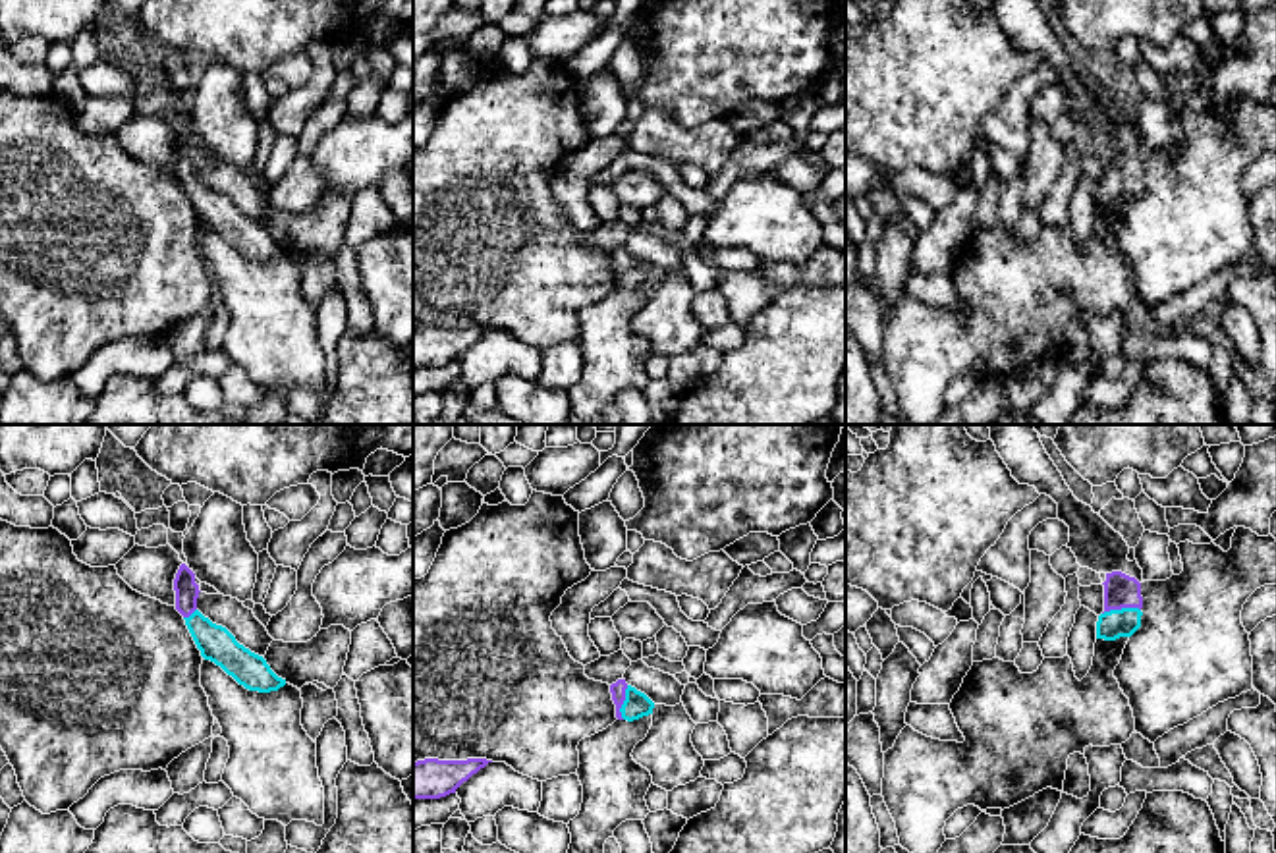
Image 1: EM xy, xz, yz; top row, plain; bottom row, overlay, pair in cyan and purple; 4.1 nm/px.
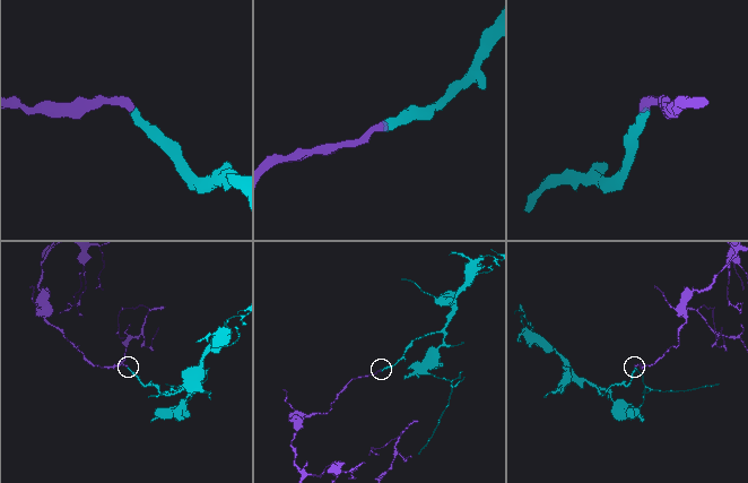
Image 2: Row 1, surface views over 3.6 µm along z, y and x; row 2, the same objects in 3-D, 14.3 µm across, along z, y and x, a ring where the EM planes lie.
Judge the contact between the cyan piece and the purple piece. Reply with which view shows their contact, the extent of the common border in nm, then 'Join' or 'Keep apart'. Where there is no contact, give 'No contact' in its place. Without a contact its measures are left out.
Touches cyan in yz. Shared border 160 nm. Join

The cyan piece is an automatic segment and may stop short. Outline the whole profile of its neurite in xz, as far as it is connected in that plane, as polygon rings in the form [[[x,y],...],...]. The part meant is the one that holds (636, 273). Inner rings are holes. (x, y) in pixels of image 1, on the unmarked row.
[[[618,247],[610,253],[612,268],[616,272],[618,288],[639,288],[652,282],[654,270],[635,255],[627,253],[625,247]]]

